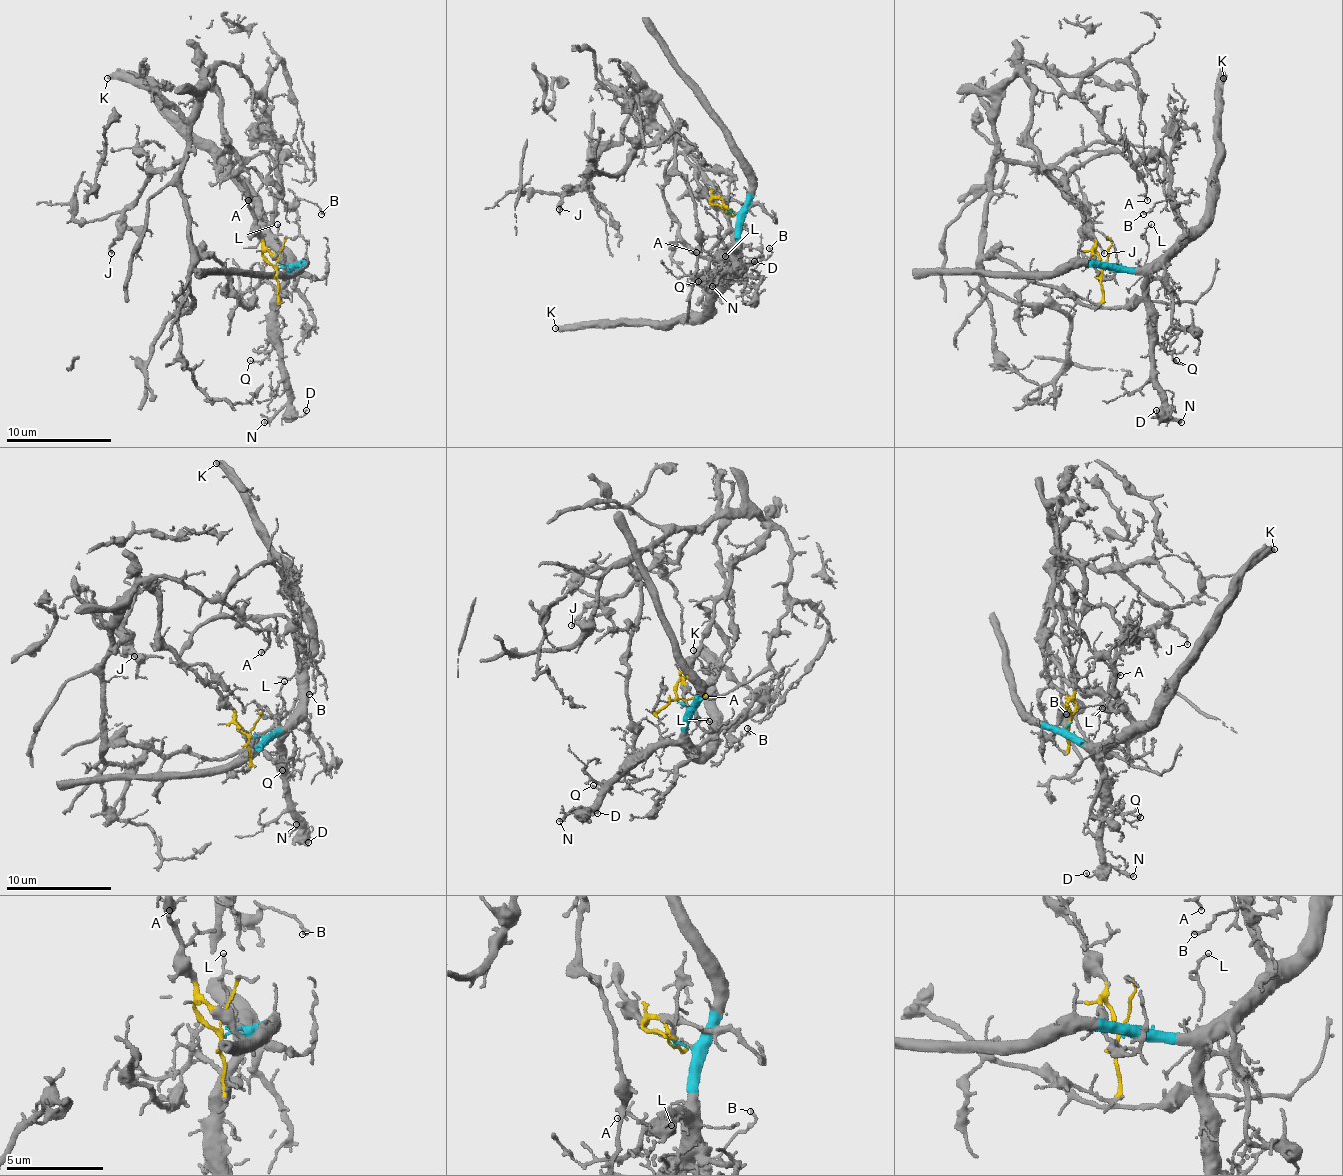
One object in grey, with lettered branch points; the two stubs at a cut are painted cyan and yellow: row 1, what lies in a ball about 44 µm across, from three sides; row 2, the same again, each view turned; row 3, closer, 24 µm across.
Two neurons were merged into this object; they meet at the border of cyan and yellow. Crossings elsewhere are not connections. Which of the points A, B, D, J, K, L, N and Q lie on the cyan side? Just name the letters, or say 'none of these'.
B, D, K, L, N, Q

